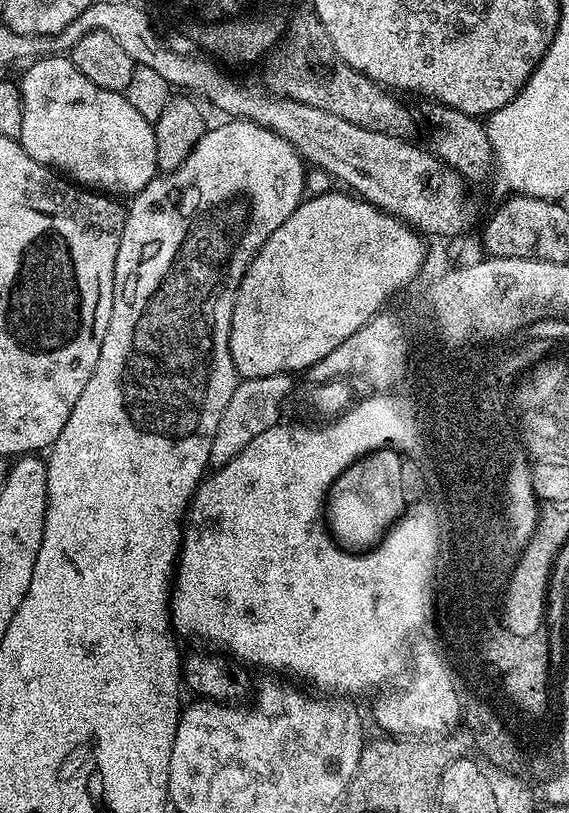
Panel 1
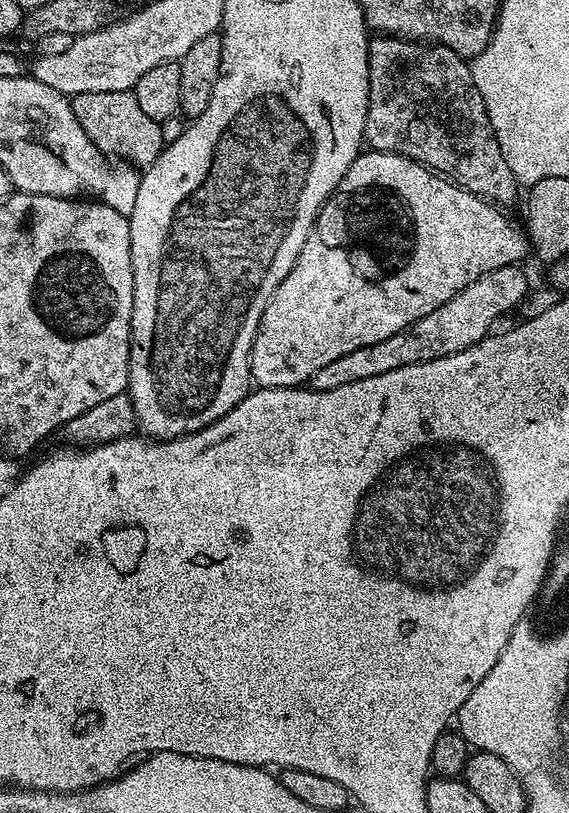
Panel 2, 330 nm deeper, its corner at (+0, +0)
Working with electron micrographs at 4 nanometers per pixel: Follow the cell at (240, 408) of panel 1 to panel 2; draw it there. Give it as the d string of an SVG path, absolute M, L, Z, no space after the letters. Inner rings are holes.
M507 264L498 266L498 270L490 270L490 274L482 274L482 278L470 282L470 286L454 294L450 302L438 306L434 314L426 314L426 318L414 322L398 334L382 342L374 342L374 346L362 346L358 350L350 350L350 354L342 354L342 358L334 358L334 362L322 366L322 370L312 376L311 387L318 392L334 390L362 378L374 378L402 366L442 358L474 346L497 327L496 320L502 319L507 312L519 309L528 295L530 283L522 269L520 264Z

